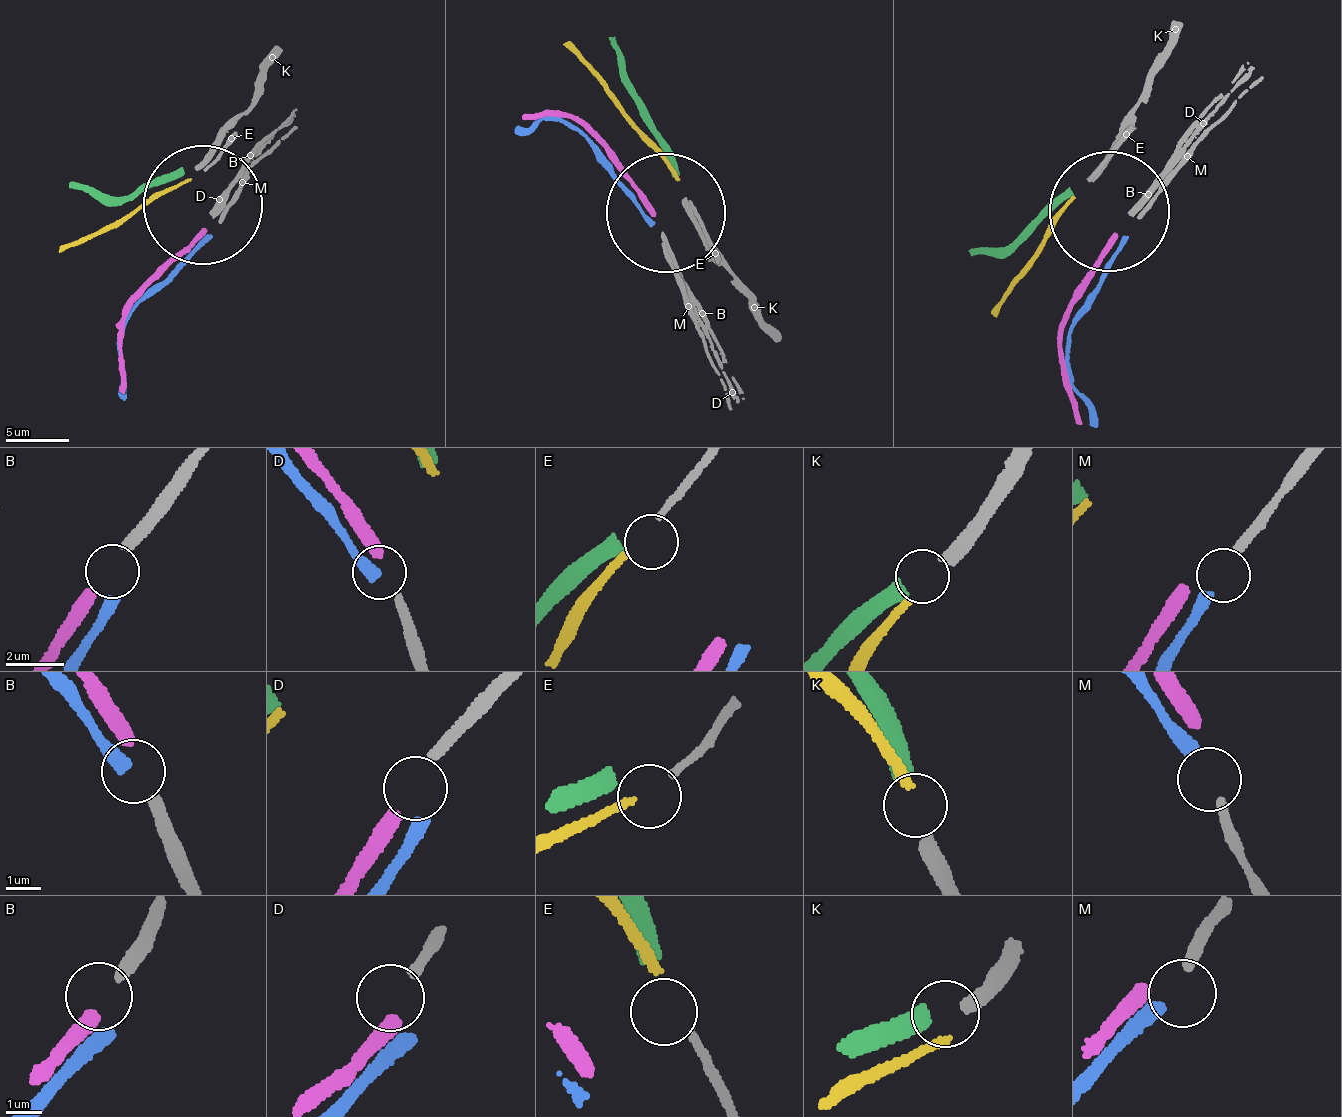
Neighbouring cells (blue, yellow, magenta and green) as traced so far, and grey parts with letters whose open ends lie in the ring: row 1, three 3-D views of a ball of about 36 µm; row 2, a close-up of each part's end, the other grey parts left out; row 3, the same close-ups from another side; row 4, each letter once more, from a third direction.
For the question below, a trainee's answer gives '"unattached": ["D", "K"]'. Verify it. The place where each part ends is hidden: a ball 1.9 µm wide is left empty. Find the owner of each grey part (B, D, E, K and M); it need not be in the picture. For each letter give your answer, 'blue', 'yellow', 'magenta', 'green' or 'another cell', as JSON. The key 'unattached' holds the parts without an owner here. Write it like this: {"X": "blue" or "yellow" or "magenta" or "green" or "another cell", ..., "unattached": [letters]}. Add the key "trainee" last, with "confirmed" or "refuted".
{"B": "magenta", "D": "another cell", "E": "yellow", "K": "green", "M": "blue", "unattached": ["D"], "trainee": "refuted"}

